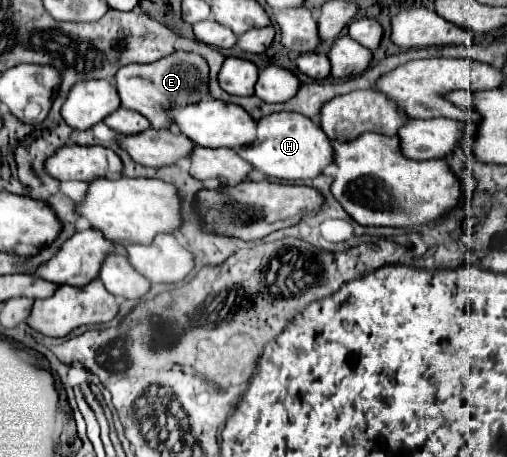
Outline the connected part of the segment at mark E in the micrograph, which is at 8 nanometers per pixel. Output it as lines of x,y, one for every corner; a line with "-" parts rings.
175,52
153,64
121,66
115,74
115,88
123,108
143,114
153,128
171,128
173,132
177,132
175,126
171,126
171,120
167,118
167,114
159,114
157,104
181,106
187,102
199,102
207,94
207,80
209,80
209,68
207,68
207,62
203,62
203,58
199,58
197,54

